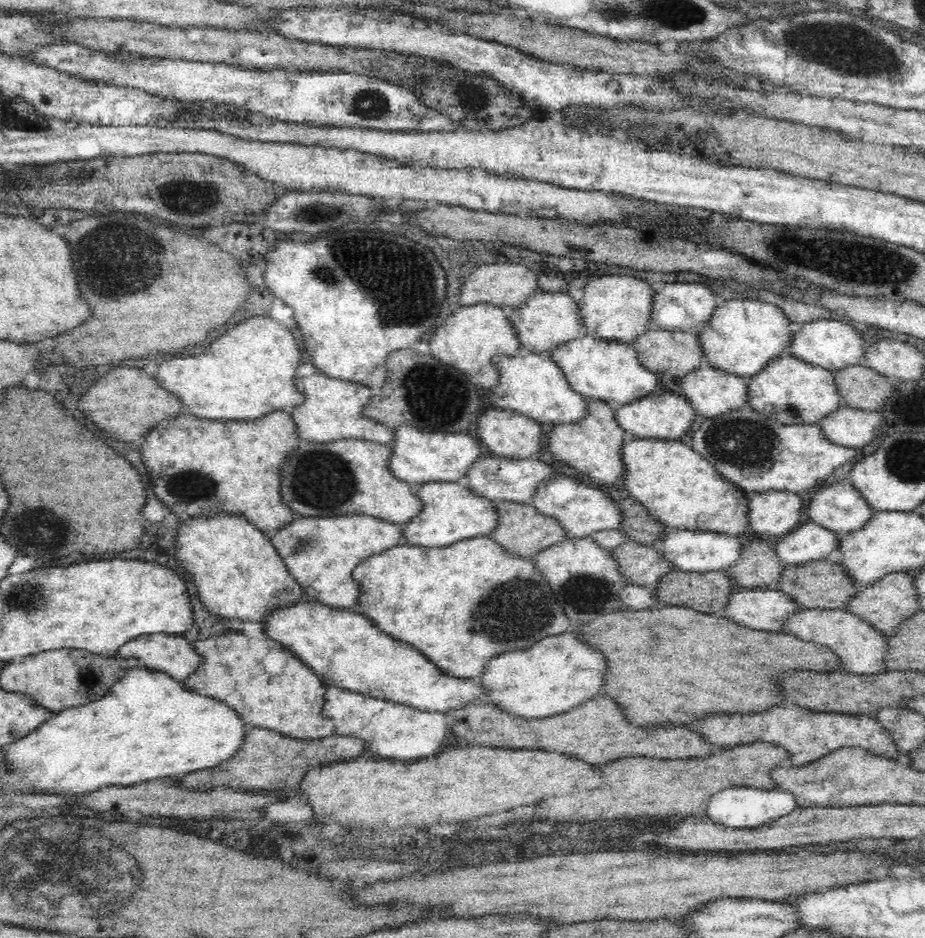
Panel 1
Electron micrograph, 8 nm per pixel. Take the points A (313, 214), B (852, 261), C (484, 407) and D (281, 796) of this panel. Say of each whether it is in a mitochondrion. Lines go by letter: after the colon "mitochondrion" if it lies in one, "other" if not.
A: mitochondrion
B: mitochondrion
C: other
D: other

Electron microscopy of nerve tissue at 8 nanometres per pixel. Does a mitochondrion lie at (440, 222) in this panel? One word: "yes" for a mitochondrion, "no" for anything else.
no

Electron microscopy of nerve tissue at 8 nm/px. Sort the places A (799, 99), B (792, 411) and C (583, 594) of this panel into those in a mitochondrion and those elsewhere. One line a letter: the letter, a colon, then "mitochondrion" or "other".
A: other
B: mitochondrion
C: mitochondrion

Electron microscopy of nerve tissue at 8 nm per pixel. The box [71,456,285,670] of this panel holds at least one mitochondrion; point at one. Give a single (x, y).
(192, 486)

